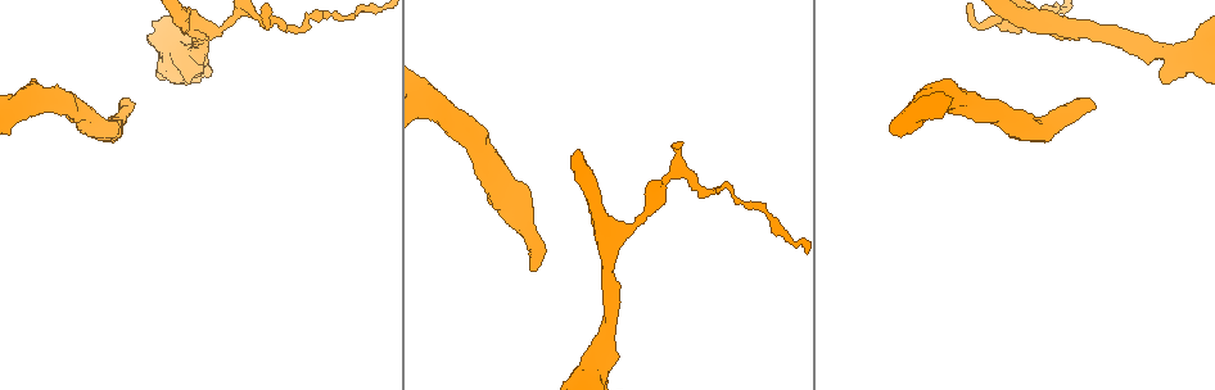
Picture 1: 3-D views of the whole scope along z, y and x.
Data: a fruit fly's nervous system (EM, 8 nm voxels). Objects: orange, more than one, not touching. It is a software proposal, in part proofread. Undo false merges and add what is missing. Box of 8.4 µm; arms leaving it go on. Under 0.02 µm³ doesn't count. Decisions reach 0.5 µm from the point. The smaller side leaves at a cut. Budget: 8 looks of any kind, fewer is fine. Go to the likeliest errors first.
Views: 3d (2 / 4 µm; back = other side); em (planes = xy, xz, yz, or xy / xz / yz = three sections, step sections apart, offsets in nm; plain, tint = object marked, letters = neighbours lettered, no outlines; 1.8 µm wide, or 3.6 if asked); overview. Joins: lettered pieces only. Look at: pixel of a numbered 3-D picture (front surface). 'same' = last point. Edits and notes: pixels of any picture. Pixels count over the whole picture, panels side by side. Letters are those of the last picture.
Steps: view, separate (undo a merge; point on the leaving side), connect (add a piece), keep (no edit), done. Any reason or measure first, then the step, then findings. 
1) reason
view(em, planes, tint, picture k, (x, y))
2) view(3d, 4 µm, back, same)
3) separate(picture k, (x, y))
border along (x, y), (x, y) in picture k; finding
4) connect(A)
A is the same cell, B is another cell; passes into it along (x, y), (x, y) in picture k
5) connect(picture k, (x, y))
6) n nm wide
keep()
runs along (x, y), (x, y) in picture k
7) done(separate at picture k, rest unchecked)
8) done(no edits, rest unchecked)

end of a long branch
view(em, planes, letters, picture 1, (536, 270))

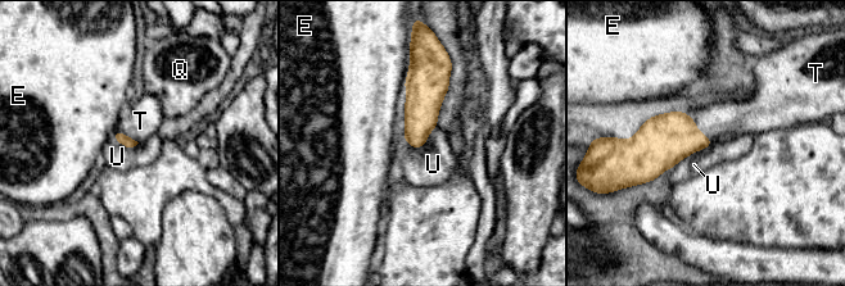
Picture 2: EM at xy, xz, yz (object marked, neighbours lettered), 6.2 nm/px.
connect(T)
T is the same cell, E, Q and U are other cells; passes into it along (664, 140), (695, 126), (721, 121) in picture 2; the neuron continues

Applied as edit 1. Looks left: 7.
view(overview)

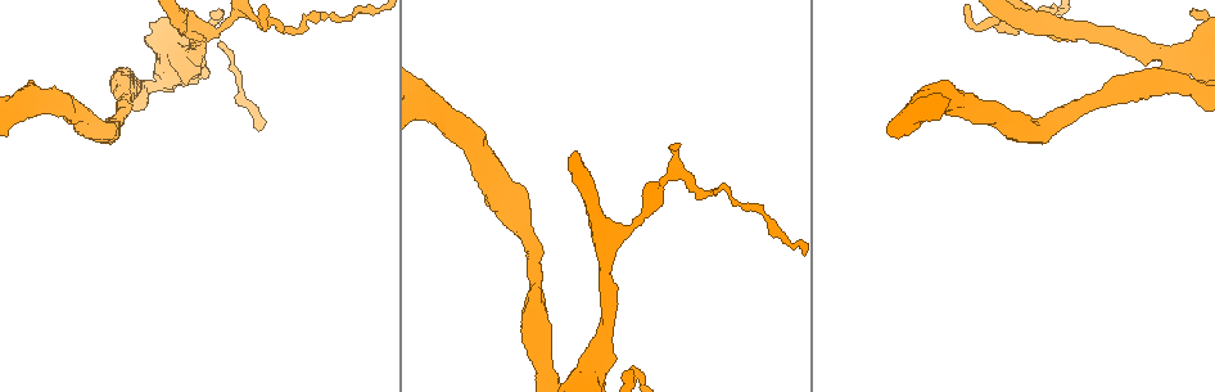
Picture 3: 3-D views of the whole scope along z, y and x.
three-way junction
view(3d, 4 µm, picture 3, (606, 244))

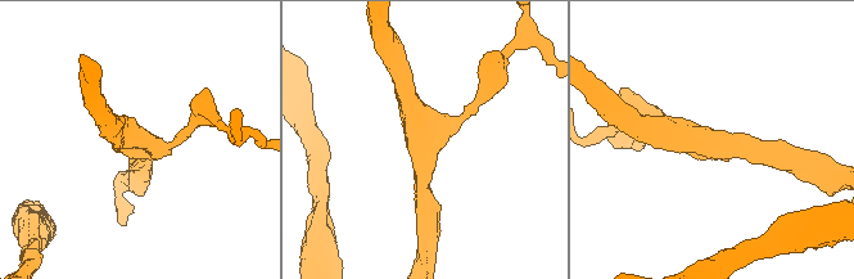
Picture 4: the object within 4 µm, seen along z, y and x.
3 arms
view(em, xz, step 8, tint, picture 4, (424, 144))

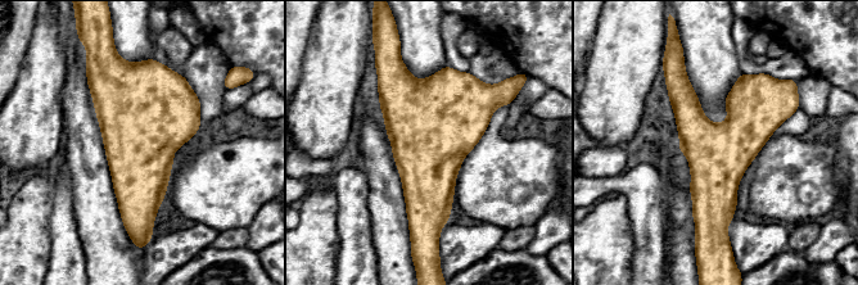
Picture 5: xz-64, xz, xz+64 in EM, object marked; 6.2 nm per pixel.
view(em, xz, step 8, letters, same)

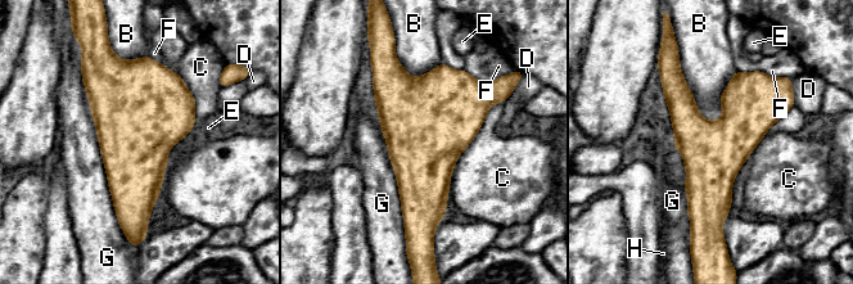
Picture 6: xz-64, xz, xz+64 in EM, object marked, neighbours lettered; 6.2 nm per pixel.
380 nm wide
keep()
B, C, D, E, F, G and H are other cells; continuous, no second neuron

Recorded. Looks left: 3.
thick turns thin
view(3d, 4 µm, picture 3, (919, 110))

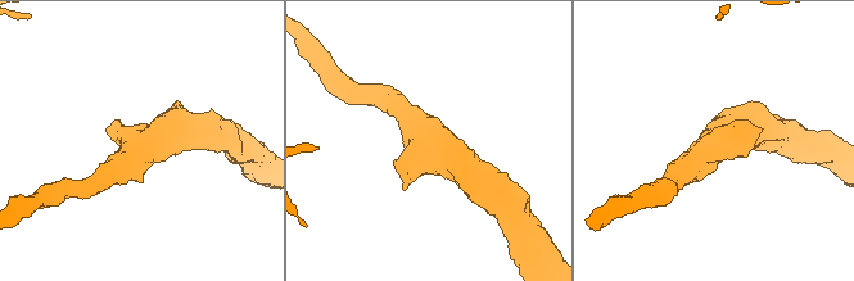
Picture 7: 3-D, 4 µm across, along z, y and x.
view(em, xy, step 4, tint, picture 7, (714, 140))

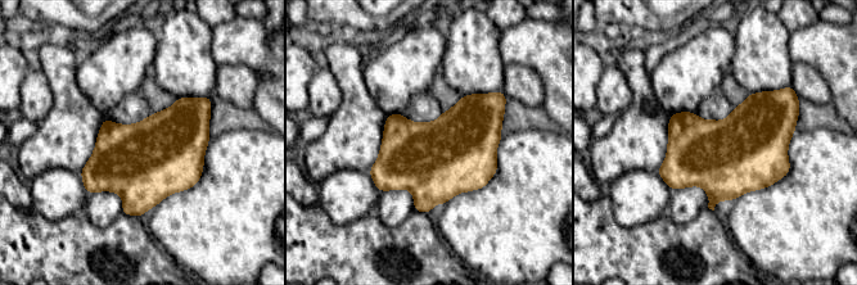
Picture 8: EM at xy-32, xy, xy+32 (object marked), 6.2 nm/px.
another direction
view(em, planes, letters, same)

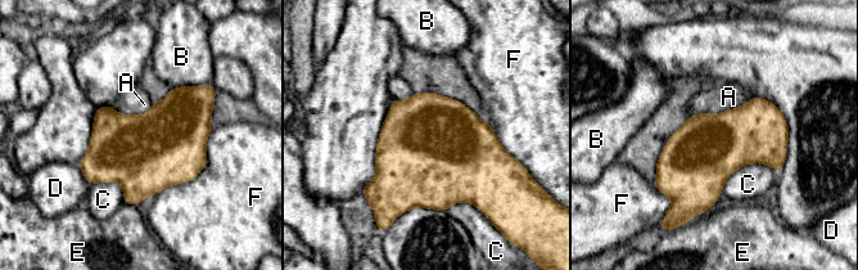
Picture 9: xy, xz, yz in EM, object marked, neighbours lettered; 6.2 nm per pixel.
keep()
A, B, C, D, E and F are other cells; all the same neuron

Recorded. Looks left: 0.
done(connect at picture 2, rest unchecked)

